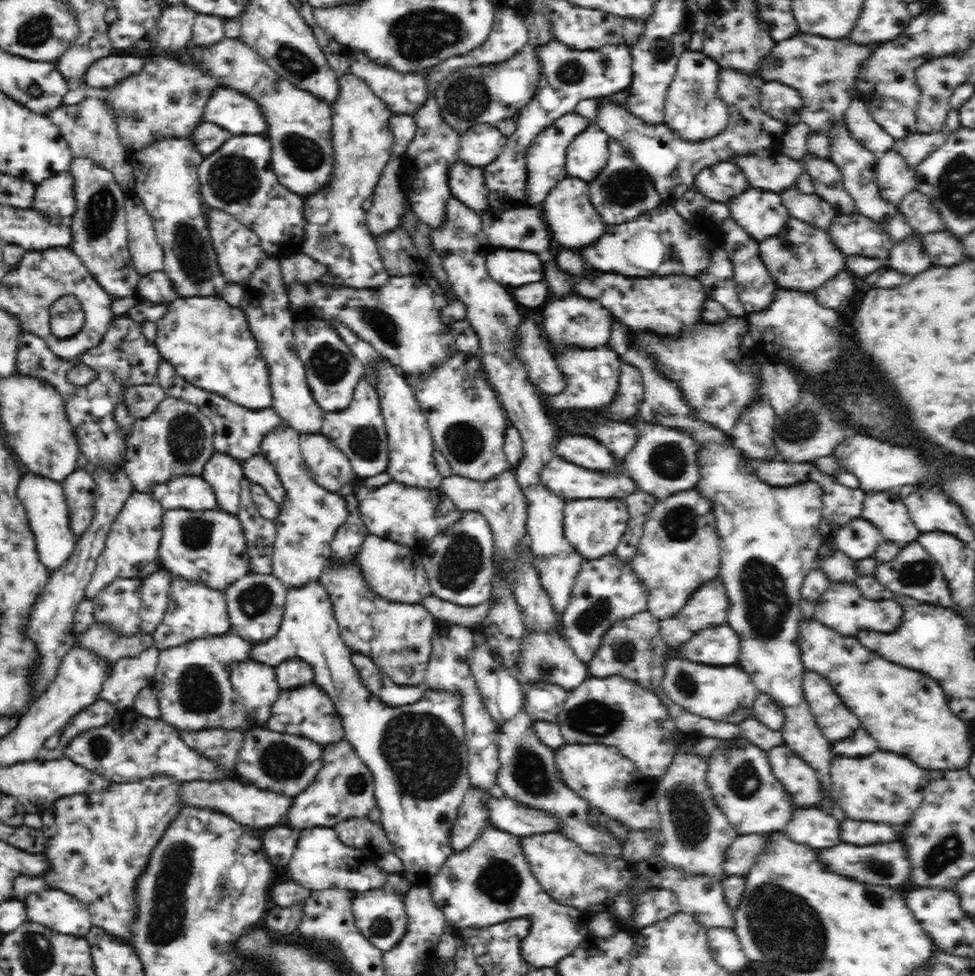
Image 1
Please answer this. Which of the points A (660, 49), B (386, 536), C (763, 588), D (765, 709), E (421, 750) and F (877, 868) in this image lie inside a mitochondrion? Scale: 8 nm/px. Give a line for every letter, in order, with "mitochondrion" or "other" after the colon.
A: mitochondrion
B: other
C: mitochondrion
D: other
E: mitochondrion
F: mitochondrion

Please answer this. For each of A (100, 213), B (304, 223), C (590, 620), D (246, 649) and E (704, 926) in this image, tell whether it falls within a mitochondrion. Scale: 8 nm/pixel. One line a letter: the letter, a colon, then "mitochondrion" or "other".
A: mitochondrion
B: other
C: mitochondrion
D: other
E: other

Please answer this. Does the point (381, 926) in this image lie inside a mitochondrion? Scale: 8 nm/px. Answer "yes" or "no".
yes

